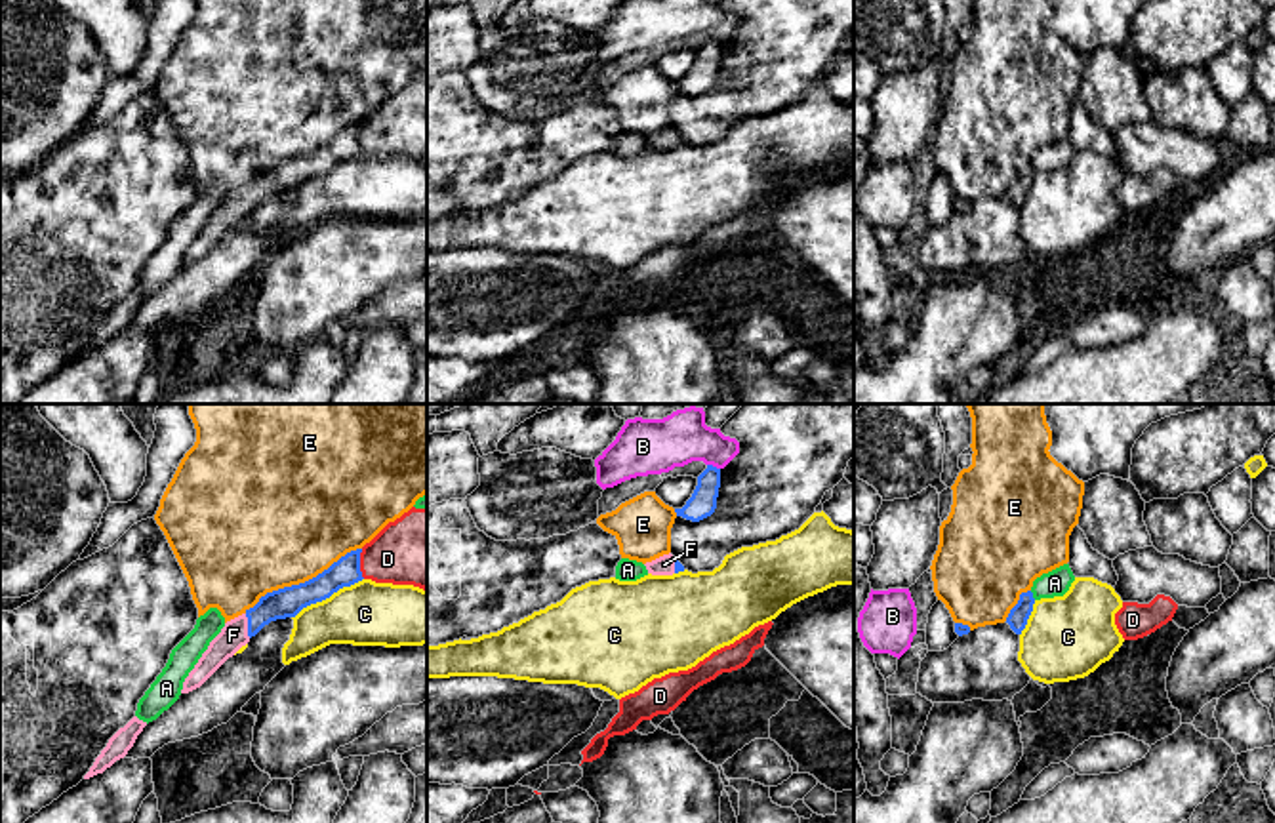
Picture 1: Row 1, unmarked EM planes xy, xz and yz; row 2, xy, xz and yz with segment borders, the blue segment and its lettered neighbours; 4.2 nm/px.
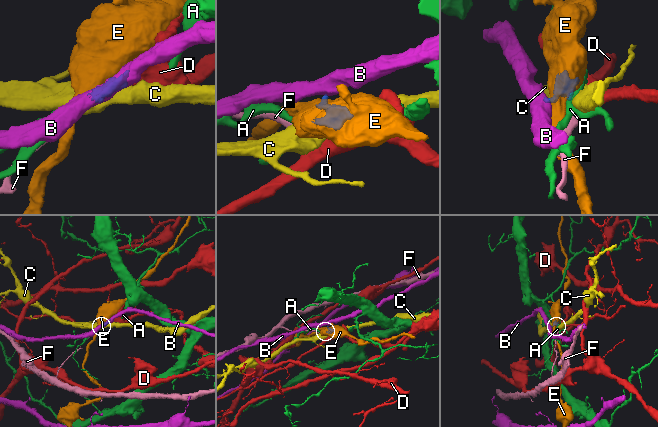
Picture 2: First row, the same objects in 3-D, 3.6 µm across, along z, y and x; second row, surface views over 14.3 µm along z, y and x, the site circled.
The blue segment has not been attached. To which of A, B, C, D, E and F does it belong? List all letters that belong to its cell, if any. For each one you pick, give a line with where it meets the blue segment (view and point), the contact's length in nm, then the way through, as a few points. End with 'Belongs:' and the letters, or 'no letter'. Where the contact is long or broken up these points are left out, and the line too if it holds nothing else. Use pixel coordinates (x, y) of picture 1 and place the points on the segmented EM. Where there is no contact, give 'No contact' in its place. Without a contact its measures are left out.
F: Touches blue at xy (248, 625). Shared border 110 nm. Path across: xy (284, 602), (267, 608), (248, 625), (233, 635)
Belongs: F

